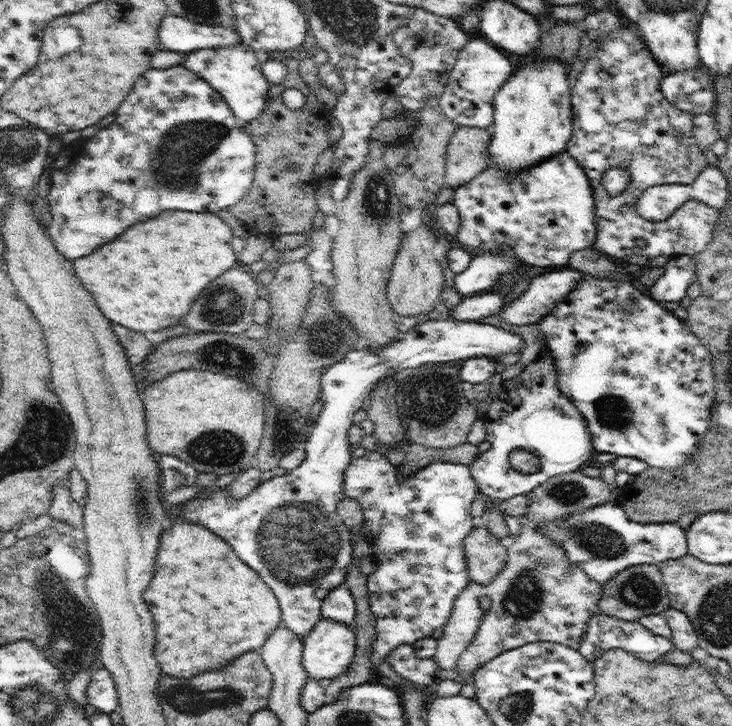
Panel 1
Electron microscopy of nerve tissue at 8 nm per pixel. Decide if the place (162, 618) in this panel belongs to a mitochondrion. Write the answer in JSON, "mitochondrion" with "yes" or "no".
{"mitochondrion":"no"}

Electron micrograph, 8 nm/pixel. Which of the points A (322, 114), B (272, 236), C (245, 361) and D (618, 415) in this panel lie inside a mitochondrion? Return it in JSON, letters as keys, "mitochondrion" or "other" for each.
{"A":"other","B":"other","C":"mitochondrion","D":"mitochondrion"}

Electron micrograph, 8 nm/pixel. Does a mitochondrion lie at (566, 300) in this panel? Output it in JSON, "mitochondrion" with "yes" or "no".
{"mitochondrion":"no"}

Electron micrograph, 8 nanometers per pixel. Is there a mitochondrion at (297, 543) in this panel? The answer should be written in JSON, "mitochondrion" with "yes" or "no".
{"mitochondrion":"yes"}

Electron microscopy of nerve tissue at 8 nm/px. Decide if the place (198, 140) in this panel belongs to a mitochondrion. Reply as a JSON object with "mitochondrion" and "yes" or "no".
{"mitochondrion":"yes"}

